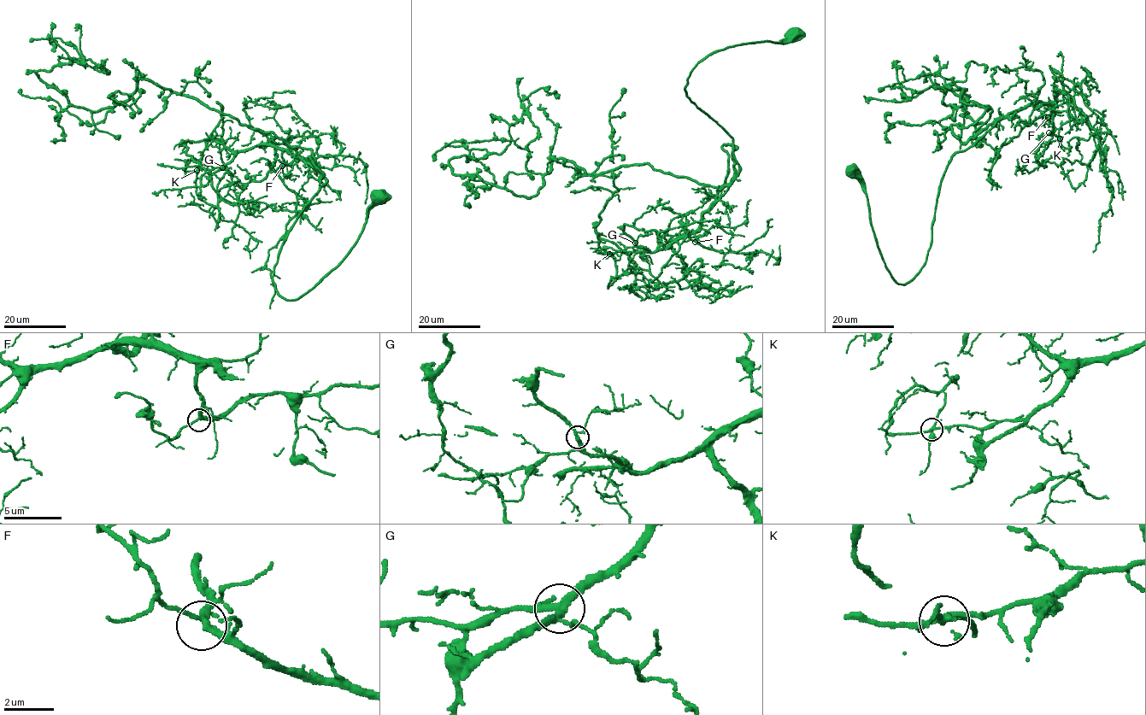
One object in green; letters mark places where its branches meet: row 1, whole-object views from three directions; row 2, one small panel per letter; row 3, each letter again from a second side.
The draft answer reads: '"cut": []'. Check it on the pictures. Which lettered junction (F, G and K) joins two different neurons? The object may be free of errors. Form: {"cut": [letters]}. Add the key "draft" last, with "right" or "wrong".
{"cut": ["K"], "draft": "wrong"}

